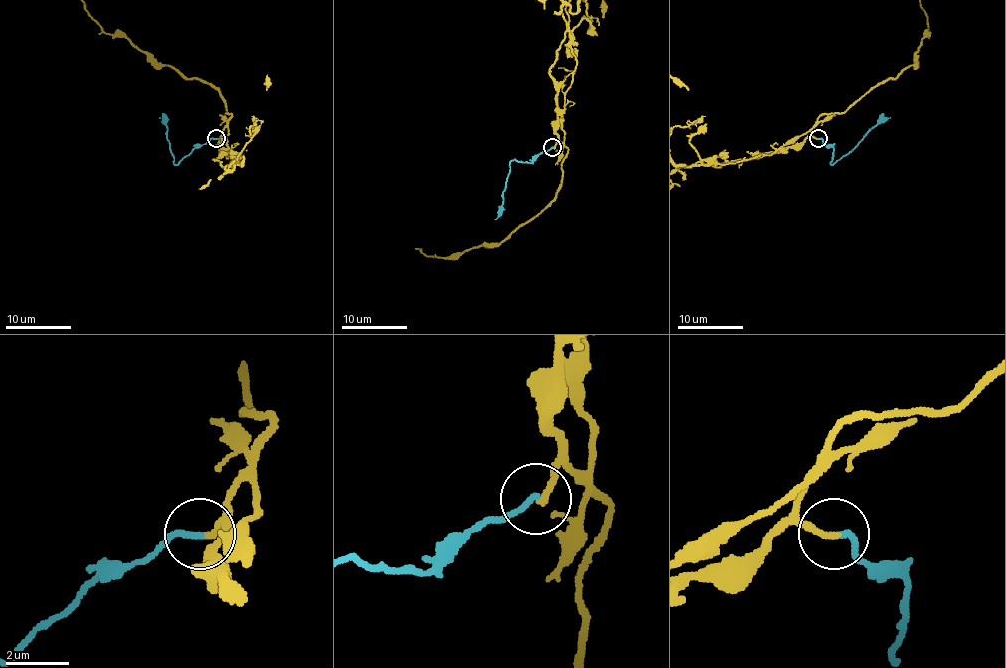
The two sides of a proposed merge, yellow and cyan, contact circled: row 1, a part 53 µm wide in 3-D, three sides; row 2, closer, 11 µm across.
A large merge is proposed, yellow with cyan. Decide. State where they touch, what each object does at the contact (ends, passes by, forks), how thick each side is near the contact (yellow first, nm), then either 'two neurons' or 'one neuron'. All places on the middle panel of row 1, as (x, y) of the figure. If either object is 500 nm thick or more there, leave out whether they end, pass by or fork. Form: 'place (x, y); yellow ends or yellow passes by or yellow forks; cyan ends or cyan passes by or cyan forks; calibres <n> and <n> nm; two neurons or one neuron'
place (552, 147); yellow ends; cyan ends; calibres 200 and 190 nm; two neurons

